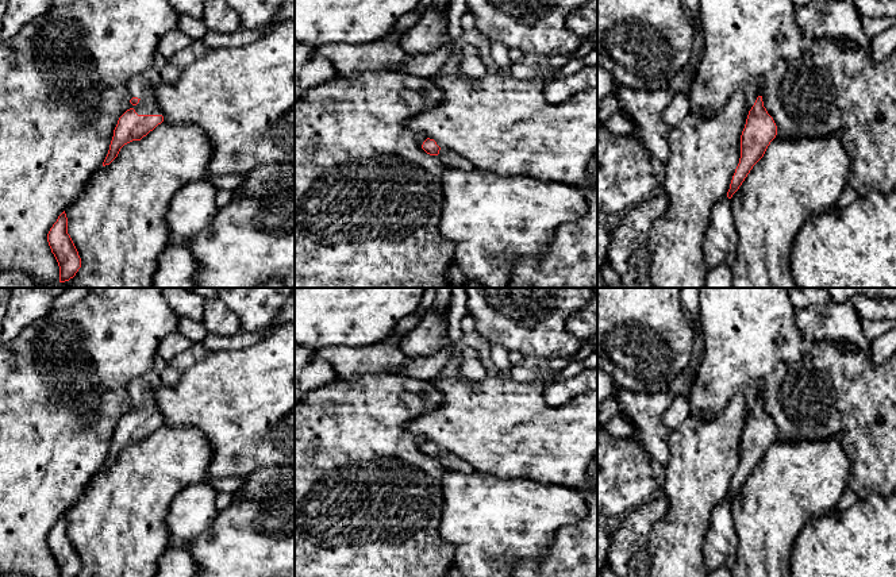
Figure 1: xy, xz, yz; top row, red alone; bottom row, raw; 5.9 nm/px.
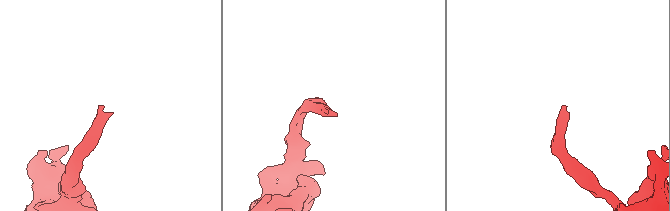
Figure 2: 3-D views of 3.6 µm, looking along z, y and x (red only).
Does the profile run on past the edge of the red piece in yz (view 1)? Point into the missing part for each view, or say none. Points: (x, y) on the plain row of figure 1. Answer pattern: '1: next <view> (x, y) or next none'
1: next none

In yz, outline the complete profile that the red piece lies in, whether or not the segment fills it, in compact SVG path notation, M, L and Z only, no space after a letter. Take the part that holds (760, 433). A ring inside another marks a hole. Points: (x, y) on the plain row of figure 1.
M758 399L749 413L745 431L741 438L741 461L732 478L727 500L739 492L753 469L764 459L768 449L777 438L777 428L764 409L762 399Z

